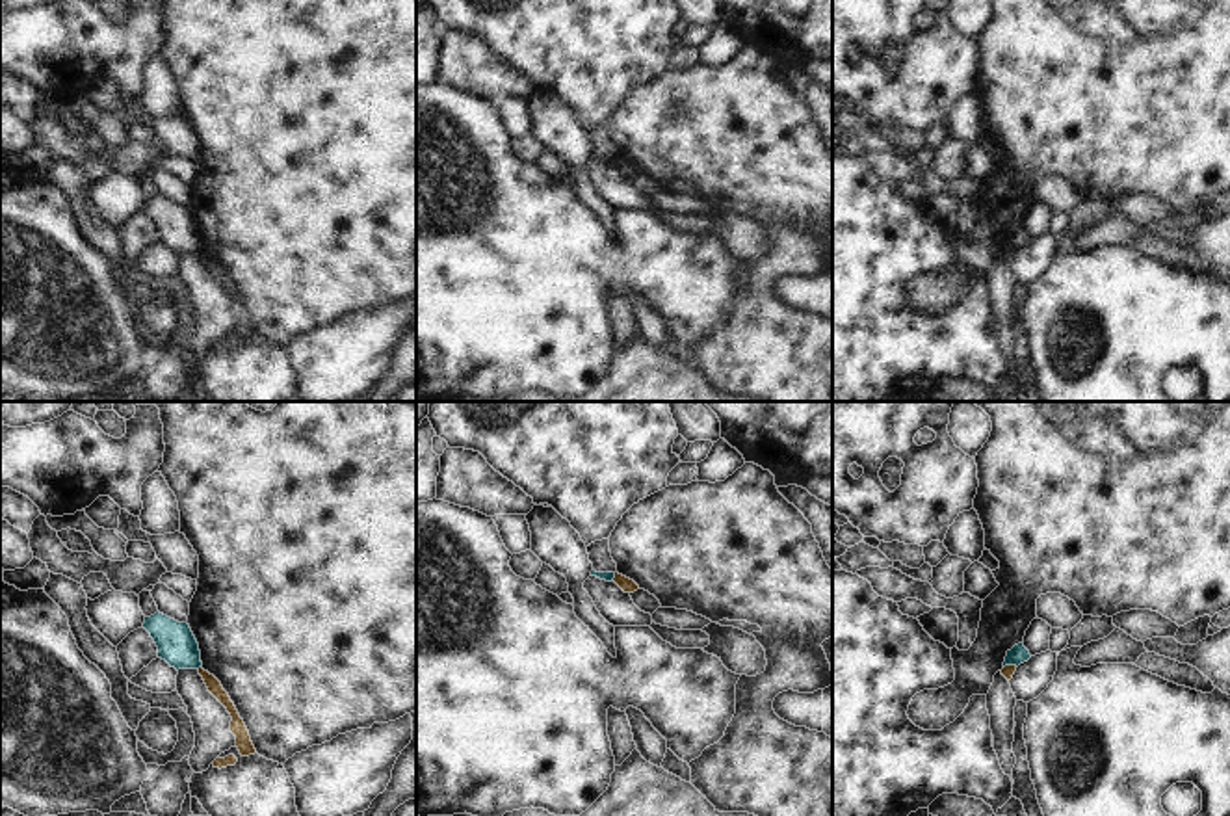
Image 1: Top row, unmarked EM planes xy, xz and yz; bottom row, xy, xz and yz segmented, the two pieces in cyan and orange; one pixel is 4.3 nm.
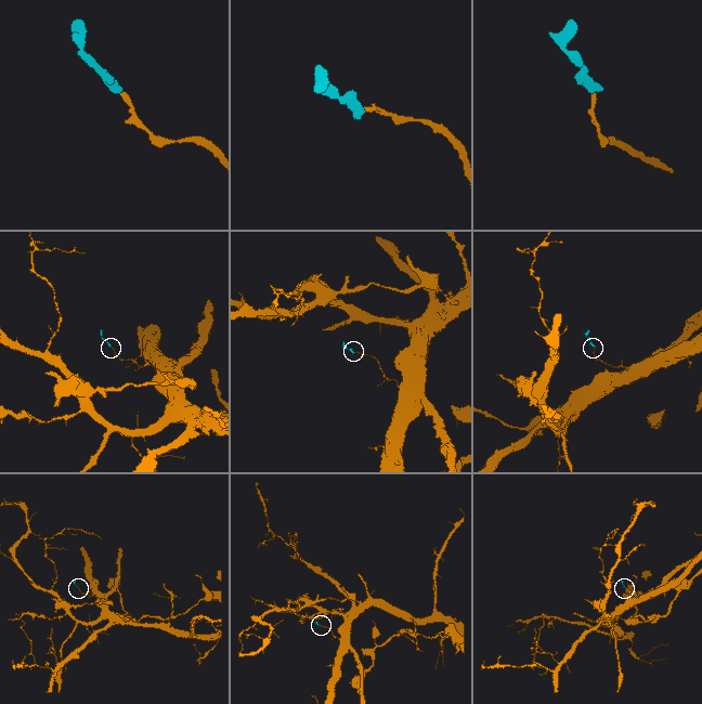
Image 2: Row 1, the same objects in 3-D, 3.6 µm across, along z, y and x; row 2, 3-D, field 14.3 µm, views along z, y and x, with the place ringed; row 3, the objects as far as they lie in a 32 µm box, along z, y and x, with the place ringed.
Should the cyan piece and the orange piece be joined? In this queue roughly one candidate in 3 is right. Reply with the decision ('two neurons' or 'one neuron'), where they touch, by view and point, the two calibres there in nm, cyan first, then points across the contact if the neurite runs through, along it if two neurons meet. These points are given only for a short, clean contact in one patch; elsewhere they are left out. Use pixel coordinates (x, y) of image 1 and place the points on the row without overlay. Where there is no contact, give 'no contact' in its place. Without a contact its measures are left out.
two neurons; meets cyan in xy at (199, 250); 170 nm thick on the cyan side, 70 nm on the other; border along xy (201, 250), (197, 251)

